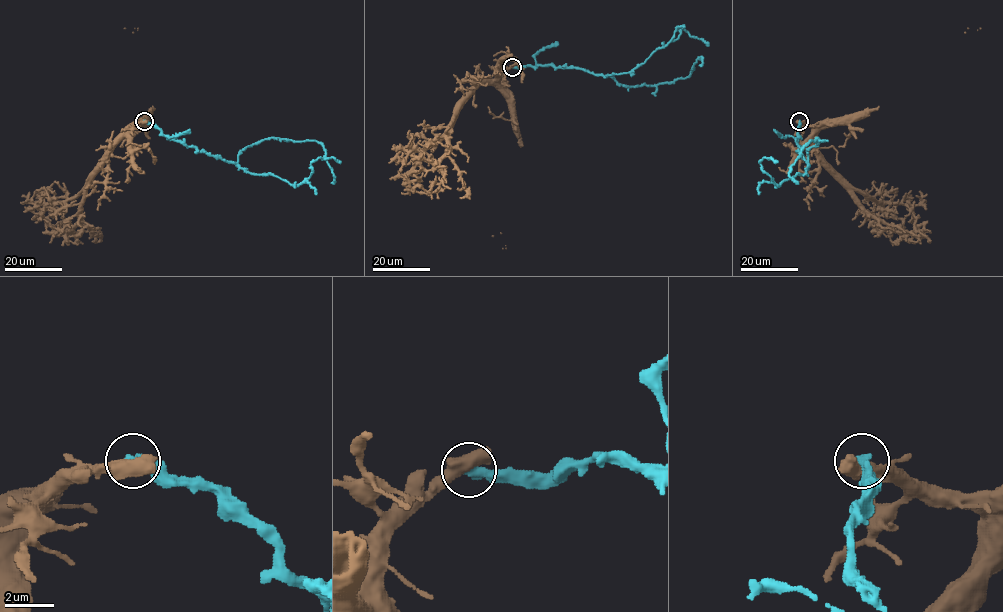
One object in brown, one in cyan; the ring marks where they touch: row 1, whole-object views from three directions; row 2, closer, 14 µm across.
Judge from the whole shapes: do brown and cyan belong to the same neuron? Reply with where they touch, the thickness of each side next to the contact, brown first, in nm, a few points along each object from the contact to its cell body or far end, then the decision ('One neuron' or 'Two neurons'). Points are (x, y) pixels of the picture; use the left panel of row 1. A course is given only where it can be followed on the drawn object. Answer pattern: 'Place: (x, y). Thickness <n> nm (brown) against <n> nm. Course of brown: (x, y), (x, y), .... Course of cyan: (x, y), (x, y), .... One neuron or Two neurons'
Place: (144, 121). Thickness 800 nm (brown) against 400 nm. Course of brown: (144, 121), (129, 127), (89, 182), (81, 206), (81, 220), (72, 230), (74, 233), (45, 221). Course of cyan: (144, 121), (187, 146), (234, 162), (241, 151), (265, 139), (318, 141), (333, 176), (331, 183). Two neurons

